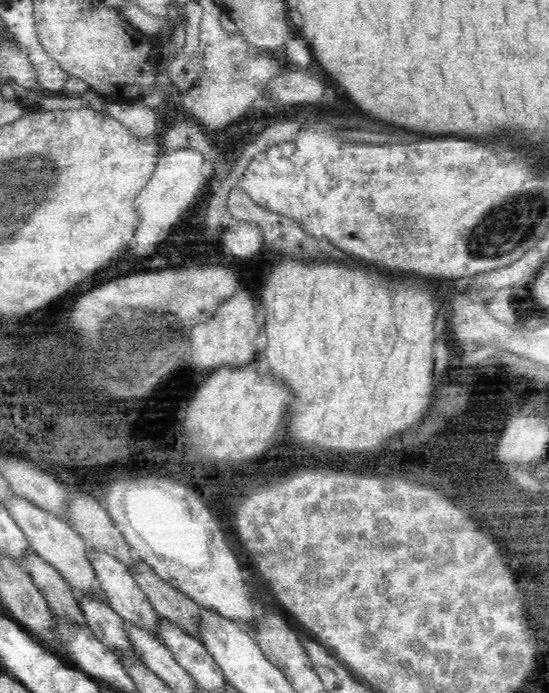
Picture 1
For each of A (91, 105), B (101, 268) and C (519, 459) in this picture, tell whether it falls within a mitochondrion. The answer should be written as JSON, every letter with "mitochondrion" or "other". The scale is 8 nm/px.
{"A":"other","B":"other","C":"mitochondrion"}

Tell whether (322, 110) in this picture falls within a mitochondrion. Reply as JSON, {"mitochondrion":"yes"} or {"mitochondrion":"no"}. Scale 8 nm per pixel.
{"mitochondrion":"no"}

